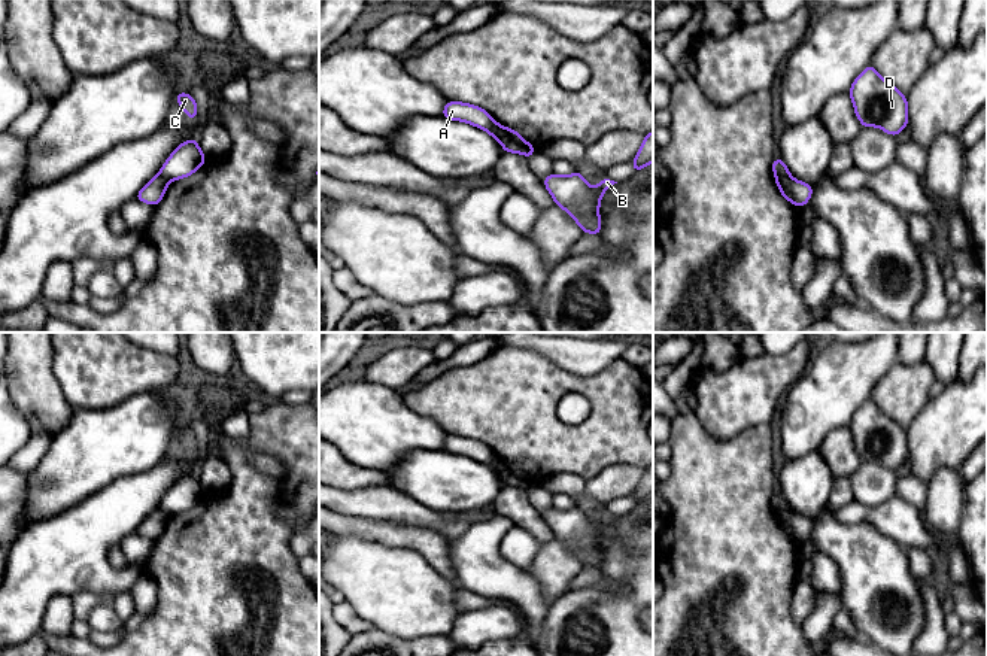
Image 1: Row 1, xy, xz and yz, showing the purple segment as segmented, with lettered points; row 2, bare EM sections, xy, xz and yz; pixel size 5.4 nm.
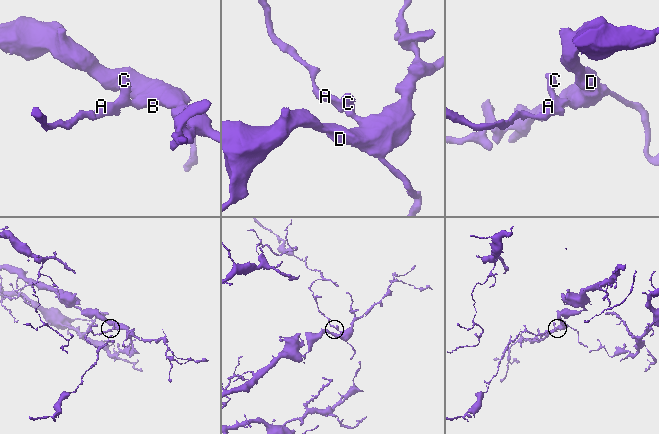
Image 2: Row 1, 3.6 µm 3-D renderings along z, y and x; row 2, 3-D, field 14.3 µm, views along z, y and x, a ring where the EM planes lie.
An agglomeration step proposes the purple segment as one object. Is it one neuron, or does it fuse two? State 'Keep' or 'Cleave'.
Cleave

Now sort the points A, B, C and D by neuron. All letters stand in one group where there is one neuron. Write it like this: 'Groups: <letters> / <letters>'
Groups: A / B C D

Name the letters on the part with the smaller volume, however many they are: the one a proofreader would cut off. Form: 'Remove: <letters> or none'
Remove: A

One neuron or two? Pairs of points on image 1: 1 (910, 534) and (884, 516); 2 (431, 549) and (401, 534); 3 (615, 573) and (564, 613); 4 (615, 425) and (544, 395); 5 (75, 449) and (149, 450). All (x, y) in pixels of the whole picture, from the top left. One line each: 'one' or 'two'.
1: one
2: one
3: one
4: one
5: one

